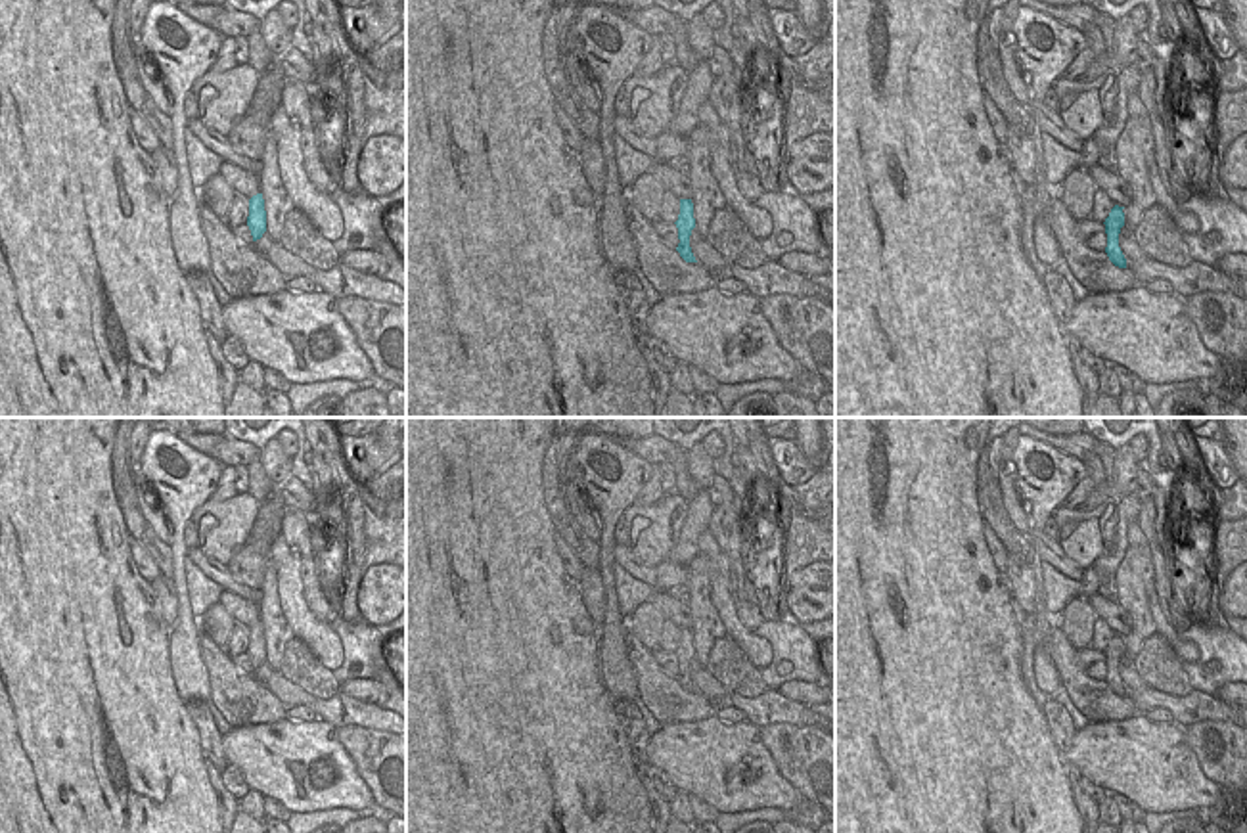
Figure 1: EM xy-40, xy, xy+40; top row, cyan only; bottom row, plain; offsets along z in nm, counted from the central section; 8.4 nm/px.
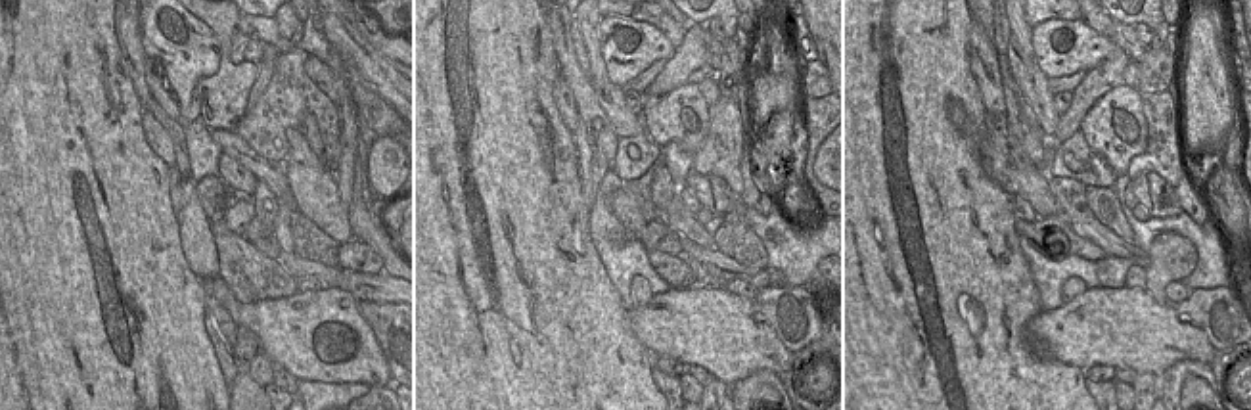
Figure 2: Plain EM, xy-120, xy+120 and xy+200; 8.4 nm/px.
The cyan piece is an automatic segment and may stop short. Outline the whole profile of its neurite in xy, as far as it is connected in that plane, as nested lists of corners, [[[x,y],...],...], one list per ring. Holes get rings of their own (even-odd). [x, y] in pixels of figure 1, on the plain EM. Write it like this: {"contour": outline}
{"contour": [[[680,628],[680,643],[674,653],[678,657],[678,668],[680,668],[676,680],[686,691],[697,691],[690,676],[690,664],[692,659],[695,657],[692,628]]]}

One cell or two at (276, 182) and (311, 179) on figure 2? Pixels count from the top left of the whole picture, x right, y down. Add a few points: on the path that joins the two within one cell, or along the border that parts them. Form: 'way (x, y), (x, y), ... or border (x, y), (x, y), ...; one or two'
border (280, 167), (290, 188); two

